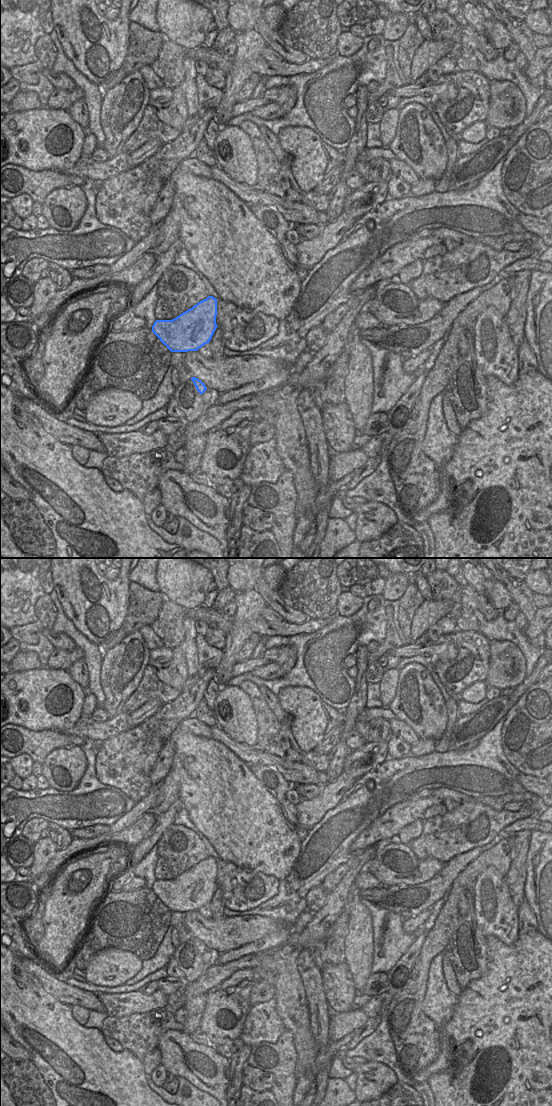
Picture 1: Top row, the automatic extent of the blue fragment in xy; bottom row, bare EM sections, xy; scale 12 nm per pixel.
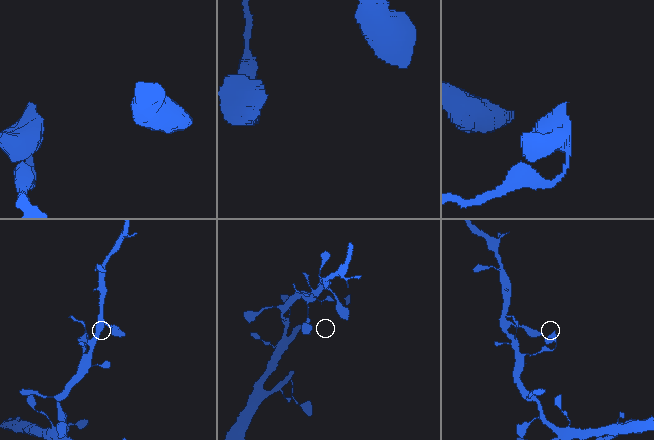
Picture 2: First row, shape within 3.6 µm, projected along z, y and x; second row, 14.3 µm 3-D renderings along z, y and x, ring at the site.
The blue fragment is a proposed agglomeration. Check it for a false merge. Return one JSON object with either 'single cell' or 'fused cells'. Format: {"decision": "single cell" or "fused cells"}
{"decision": "fused cells"}

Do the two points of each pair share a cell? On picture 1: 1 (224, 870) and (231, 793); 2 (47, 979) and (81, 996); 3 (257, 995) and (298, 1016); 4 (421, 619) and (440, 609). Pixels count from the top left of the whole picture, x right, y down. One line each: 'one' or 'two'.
1: two
2: one
3: two
4: one

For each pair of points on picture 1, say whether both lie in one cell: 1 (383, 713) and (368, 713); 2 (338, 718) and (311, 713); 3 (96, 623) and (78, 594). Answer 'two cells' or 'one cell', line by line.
1: one cell
2: one cell
3: one cell

